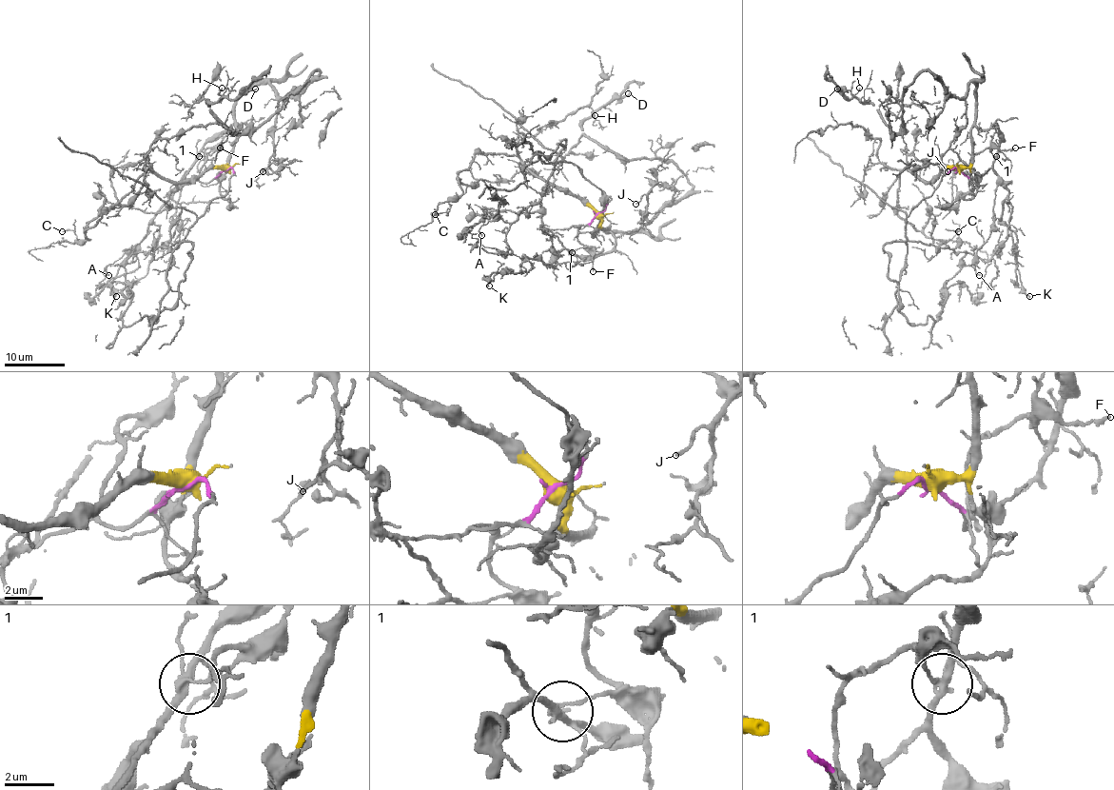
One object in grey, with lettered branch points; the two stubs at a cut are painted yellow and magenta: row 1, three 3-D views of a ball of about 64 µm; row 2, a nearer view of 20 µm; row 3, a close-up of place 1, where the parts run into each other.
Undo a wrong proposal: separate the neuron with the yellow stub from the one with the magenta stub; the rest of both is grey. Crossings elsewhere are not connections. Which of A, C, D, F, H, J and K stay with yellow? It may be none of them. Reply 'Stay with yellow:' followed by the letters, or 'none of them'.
Stay with yellow: C, D, H, J, K

